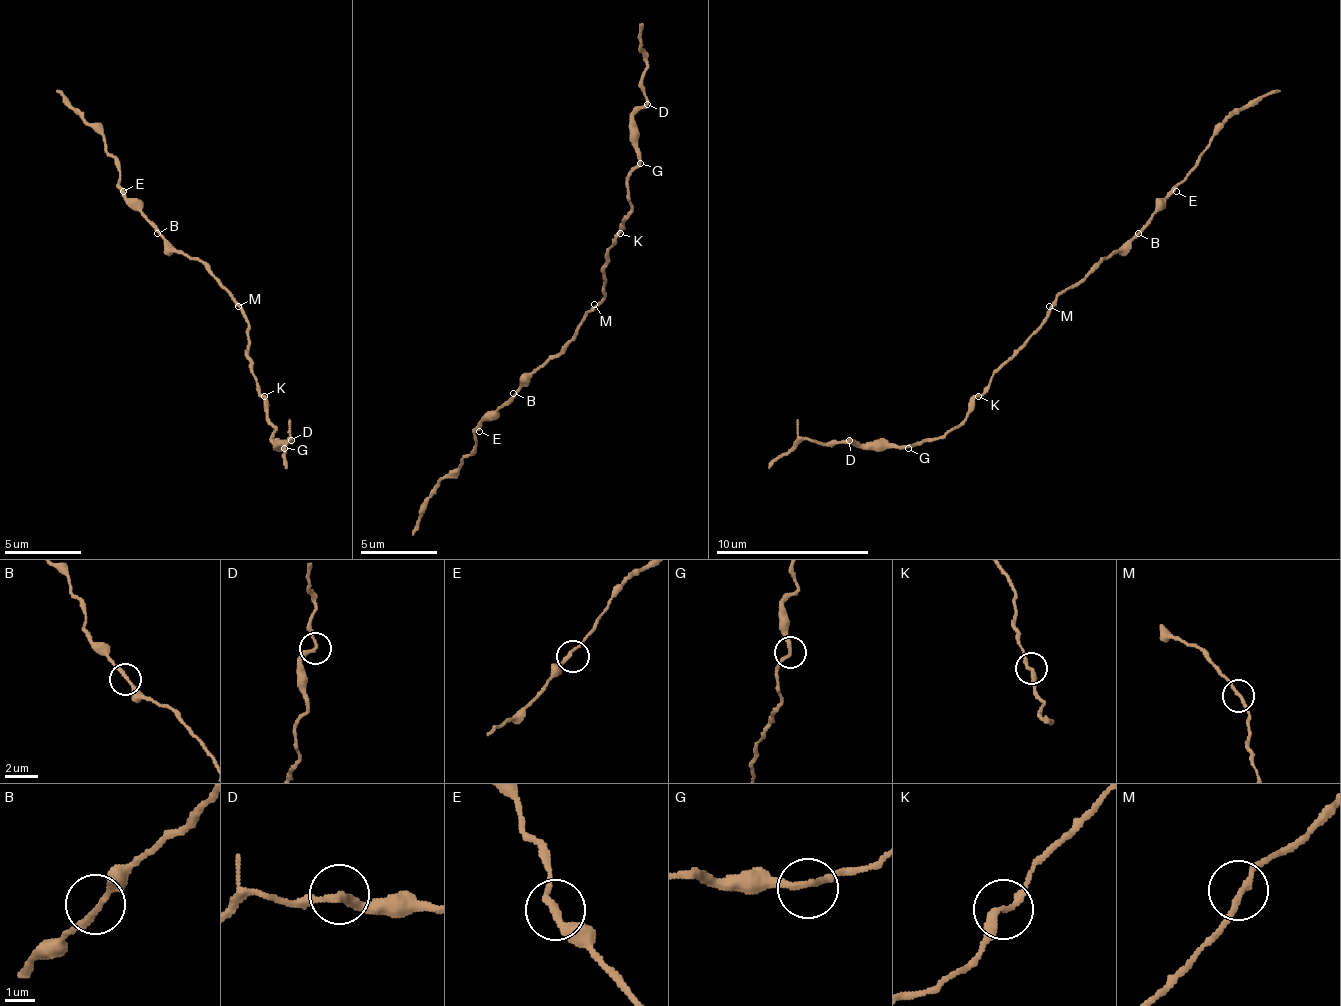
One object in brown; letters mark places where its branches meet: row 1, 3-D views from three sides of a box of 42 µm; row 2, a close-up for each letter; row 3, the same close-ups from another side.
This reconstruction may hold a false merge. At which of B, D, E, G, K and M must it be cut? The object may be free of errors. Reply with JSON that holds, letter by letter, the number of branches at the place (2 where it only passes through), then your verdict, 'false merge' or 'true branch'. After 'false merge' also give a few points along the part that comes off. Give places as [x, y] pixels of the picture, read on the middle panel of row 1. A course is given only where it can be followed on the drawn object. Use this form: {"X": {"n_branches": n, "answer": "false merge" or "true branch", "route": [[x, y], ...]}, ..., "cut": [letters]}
{"B": {"n_branches": 2, "answer": "true branch"}, "D": {"n_branches": 2, "answer": "true branch"}, "E": {"n_branches": 2, "answer": "true branch"}, "G": {"n_branches": 2, "answer": "true branch"}, "K": {"n_branches": 2, "answer": "true branch"}, "M": {"n_branches": 2, "answer": "true branch"}, "cut": []}

